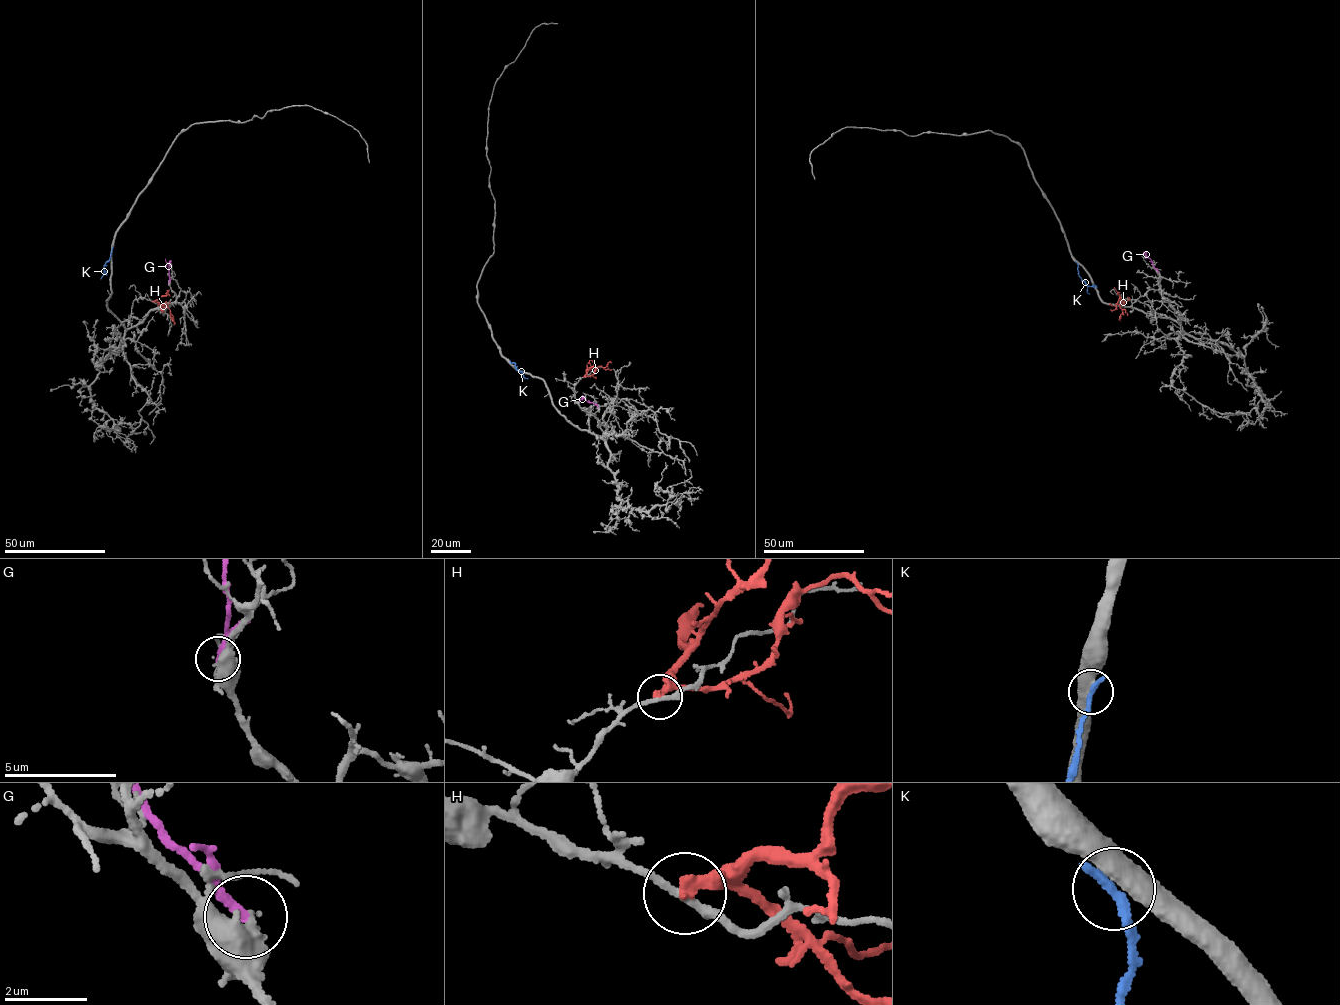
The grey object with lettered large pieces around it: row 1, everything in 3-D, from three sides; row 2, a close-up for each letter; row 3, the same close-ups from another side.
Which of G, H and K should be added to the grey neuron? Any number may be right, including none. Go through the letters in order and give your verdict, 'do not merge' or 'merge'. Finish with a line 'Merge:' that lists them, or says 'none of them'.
G: do not merge
H: do not merge
K: do not merge
Merge: none of them

